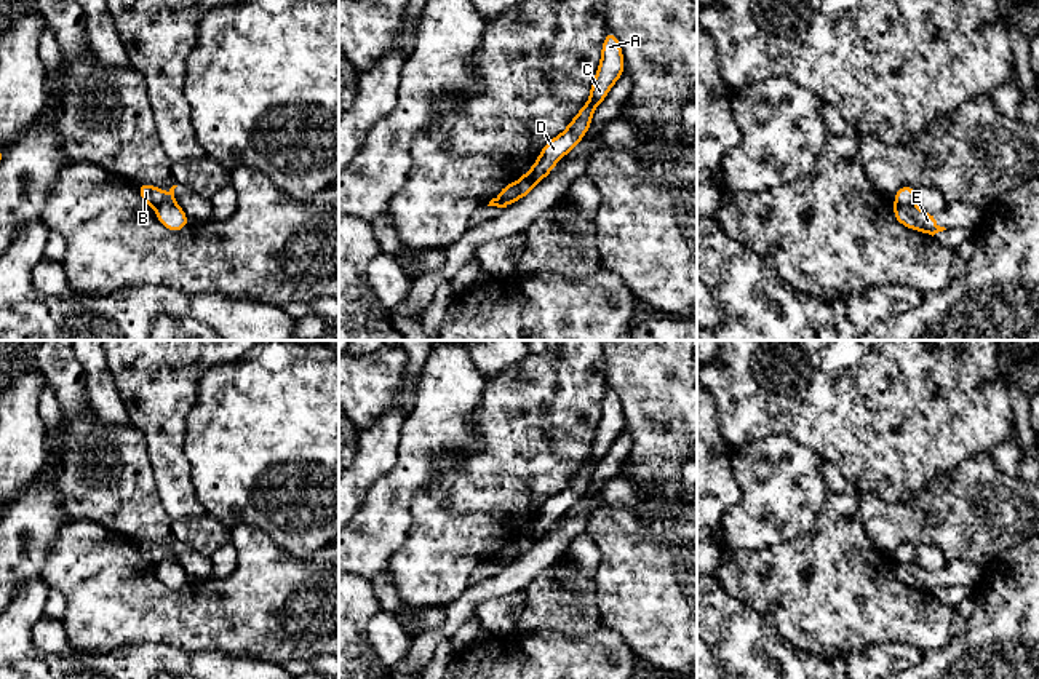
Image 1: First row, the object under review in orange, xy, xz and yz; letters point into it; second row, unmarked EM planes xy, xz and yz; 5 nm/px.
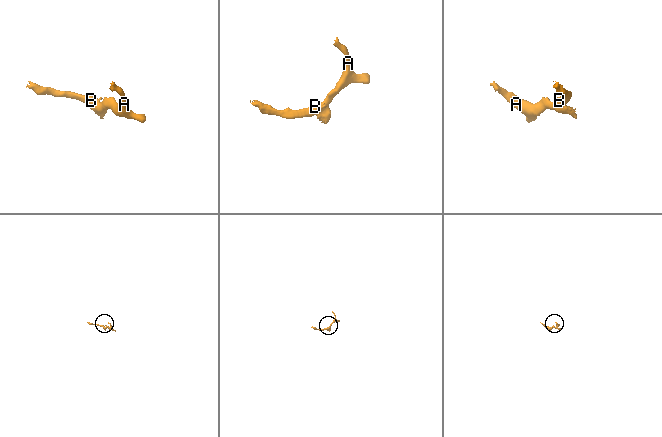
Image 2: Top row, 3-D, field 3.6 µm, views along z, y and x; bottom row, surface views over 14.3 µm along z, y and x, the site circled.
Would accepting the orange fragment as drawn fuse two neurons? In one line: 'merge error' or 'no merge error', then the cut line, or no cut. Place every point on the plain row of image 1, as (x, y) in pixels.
merge error | xy (173, 556), (165, 556), (155, 566)

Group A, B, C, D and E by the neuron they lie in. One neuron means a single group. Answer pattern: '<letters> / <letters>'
A C D E / B

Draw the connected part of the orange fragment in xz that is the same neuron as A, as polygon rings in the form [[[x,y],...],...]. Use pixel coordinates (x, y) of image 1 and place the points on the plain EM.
[[[607,387],[601,406],[601,420],[595,431],[587,462],[577,470],[561,492],[545,502],[532,526],[516,538],[520,548],[516,558],[532,550],[534,545],[553,529],[555,522],[583,497],[590,487],[596,465],[606,457],[614,441],[623,431],[625,422],[620,398]]]

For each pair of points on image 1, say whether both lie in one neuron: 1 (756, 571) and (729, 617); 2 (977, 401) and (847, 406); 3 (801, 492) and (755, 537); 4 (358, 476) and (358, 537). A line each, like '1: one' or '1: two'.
1: two
2: one
3: one
4: two

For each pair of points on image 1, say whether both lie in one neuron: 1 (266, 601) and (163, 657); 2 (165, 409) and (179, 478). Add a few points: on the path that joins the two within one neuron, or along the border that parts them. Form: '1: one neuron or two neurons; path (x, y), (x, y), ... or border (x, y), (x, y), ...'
1: two neurons; border (143, 641), (157, 641), (186, 651), (218, 649)
2: one neuron; path (165, 427), (168, 460)

